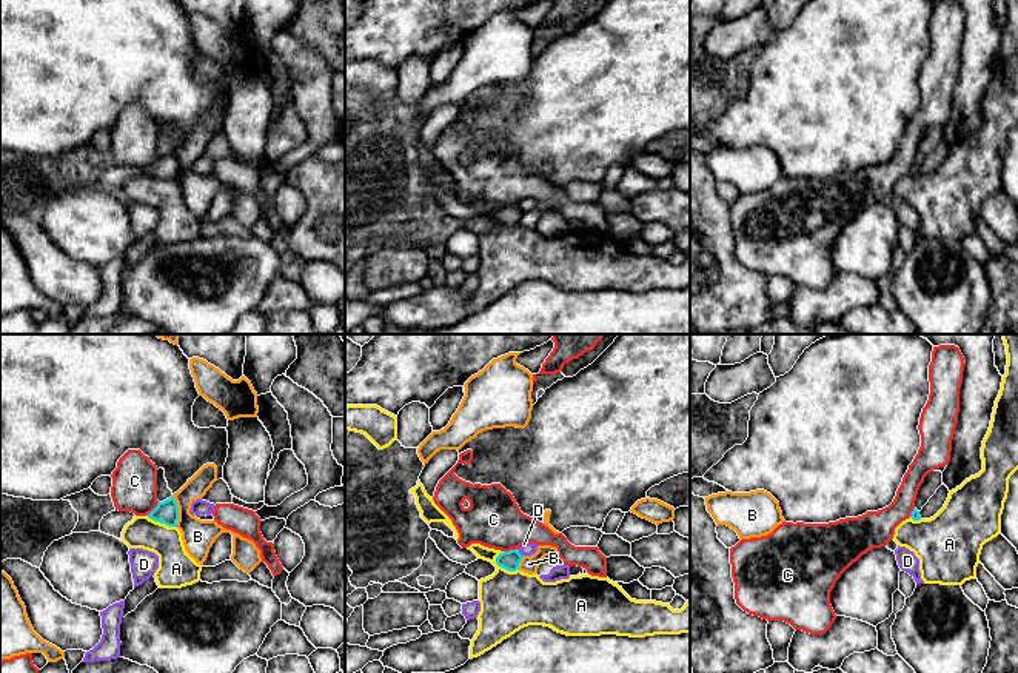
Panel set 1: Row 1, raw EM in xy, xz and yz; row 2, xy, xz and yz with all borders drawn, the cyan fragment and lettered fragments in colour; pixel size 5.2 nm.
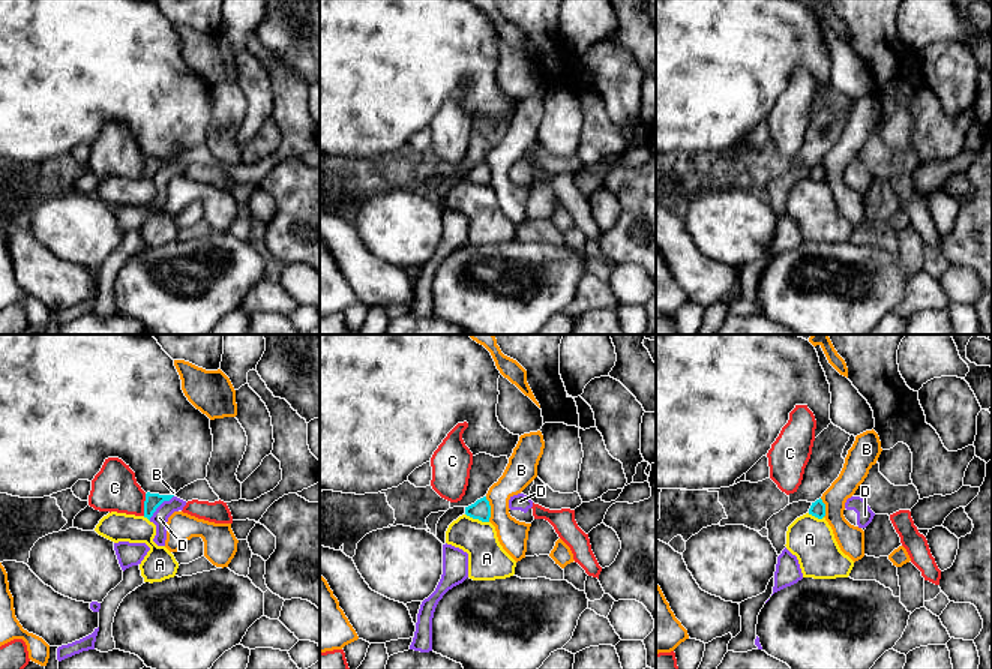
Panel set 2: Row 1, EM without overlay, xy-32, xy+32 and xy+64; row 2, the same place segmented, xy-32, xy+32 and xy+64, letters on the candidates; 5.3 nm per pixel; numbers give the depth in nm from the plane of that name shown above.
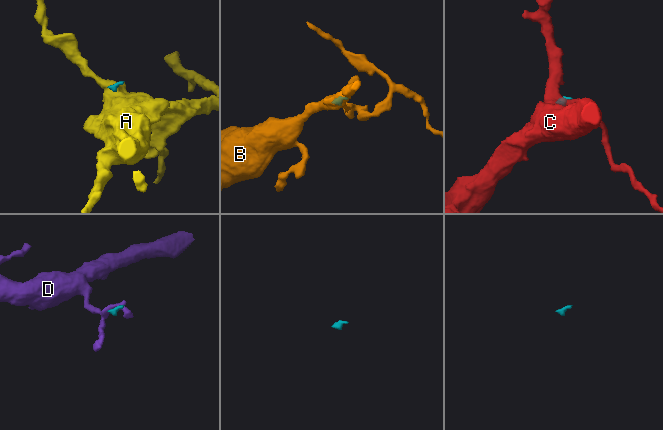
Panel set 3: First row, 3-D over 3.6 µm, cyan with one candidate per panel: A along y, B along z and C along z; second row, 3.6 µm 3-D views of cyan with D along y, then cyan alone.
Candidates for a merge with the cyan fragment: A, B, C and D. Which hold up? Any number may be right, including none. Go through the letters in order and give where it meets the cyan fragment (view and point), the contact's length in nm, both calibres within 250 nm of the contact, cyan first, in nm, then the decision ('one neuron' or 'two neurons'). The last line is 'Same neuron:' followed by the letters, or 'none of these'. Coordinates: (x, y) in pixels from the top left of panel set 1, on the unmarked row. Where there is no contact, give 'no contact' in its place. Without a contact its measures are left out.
A: meets cyan in xz at (505, 224); contact 140 nm long; 100 nm thick on the cyan side, 300 nm on the other; two neurons
B: meets cyan in xy at (177, 165); contact 160 nm long; 120 nm thick on the cyan side, 170 nm on the other; two neurons
C: meets cyan in xy at (153, 165); contact 100 nm long; 120 nm thick on the cyan side, 240 nm on the other; two neurons
D: meets cyan in xz at (519, 208); contact 60 nm long; 100 nm thick on the cyan side, 60 nm on the other; two neurons
Same neuron: none of these

